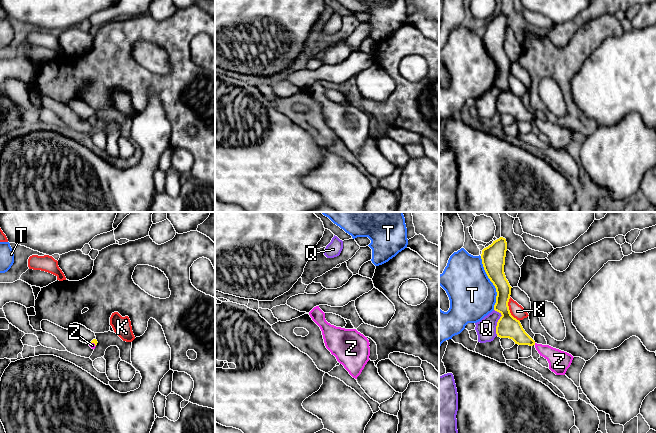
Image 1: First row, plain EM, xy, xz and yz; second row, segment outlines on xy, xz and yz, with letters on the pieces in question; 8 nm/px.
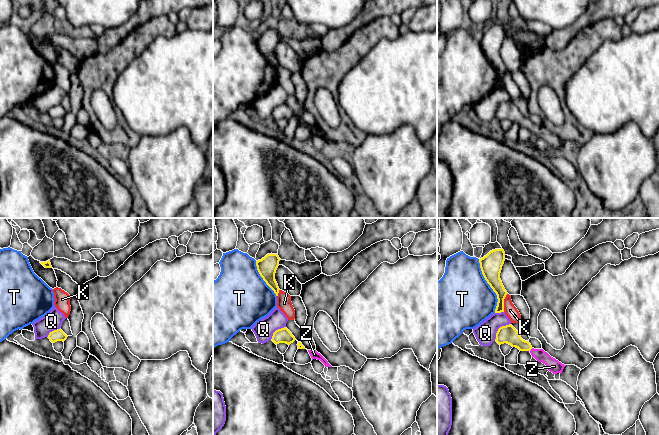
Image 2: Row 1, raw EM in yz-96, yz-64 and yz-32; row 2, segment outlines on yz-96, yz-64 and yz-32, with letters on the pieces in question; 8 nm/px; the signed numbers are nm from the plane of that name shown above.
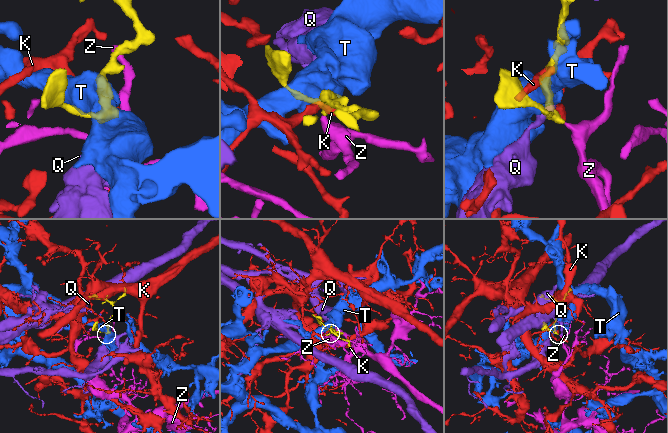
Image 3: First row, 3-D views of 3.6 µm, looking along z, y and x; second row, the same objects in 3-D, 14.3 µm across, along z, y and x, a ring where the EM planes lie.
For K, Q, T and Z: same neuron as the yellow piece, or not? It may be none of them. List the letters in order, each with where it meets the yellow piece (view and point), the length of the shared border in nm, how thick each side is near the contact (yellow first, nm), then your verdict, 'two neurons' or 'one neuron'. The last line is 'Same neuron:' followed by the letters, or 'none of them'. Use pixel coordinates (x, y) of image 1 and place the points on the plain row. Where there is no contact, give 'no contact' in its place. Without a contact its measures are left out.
K: meets yellow in yz at (509, 86); contact 220 nm long; 180 nm thick on the yellow side, 110 nm on the other; two neurons
Q: meets yellow in yz at (497, 98); contact 220 nm long; 180 nm thick on the yellow side, 160 nm on the other; two neurons
T: meets yellow in yz at (492, 58); contact 440 nm long; 190 nm thick on the yellow side, 380 nm on the other; two neurons
Z: meets yellow in xy at (94, 119); contact 50 nm long; 40 nm thick on the yellow side, 50 nm on the other; one neuron
Same neuron: Z

